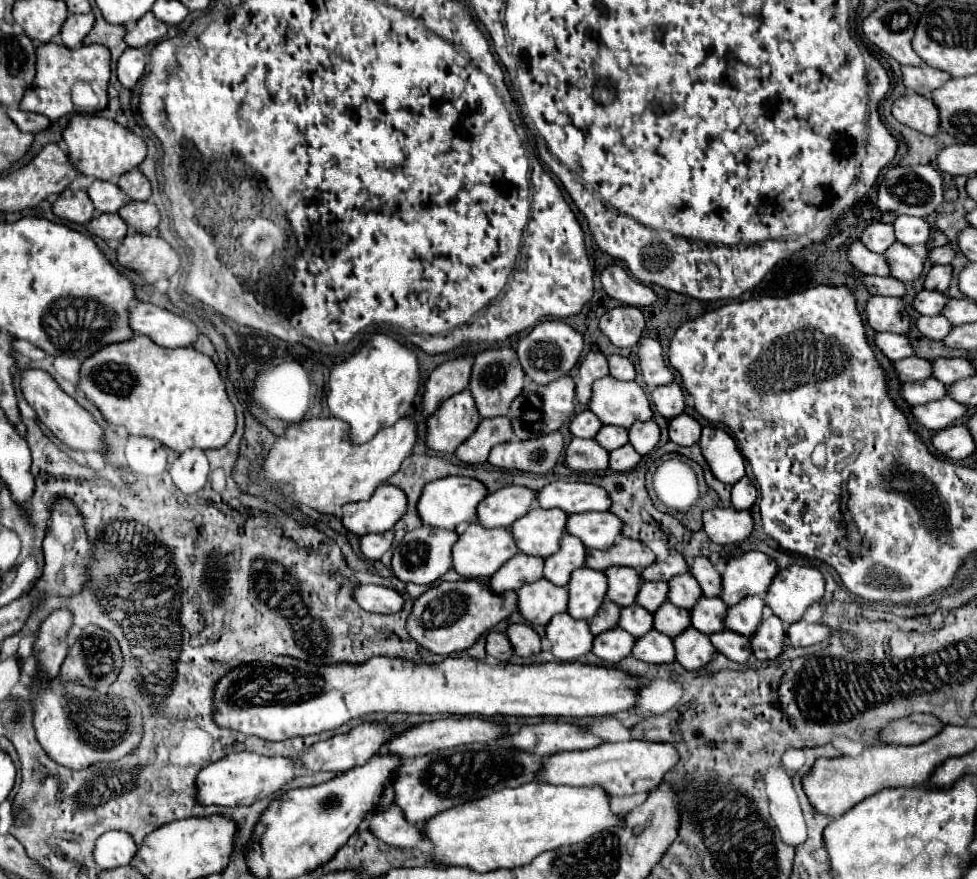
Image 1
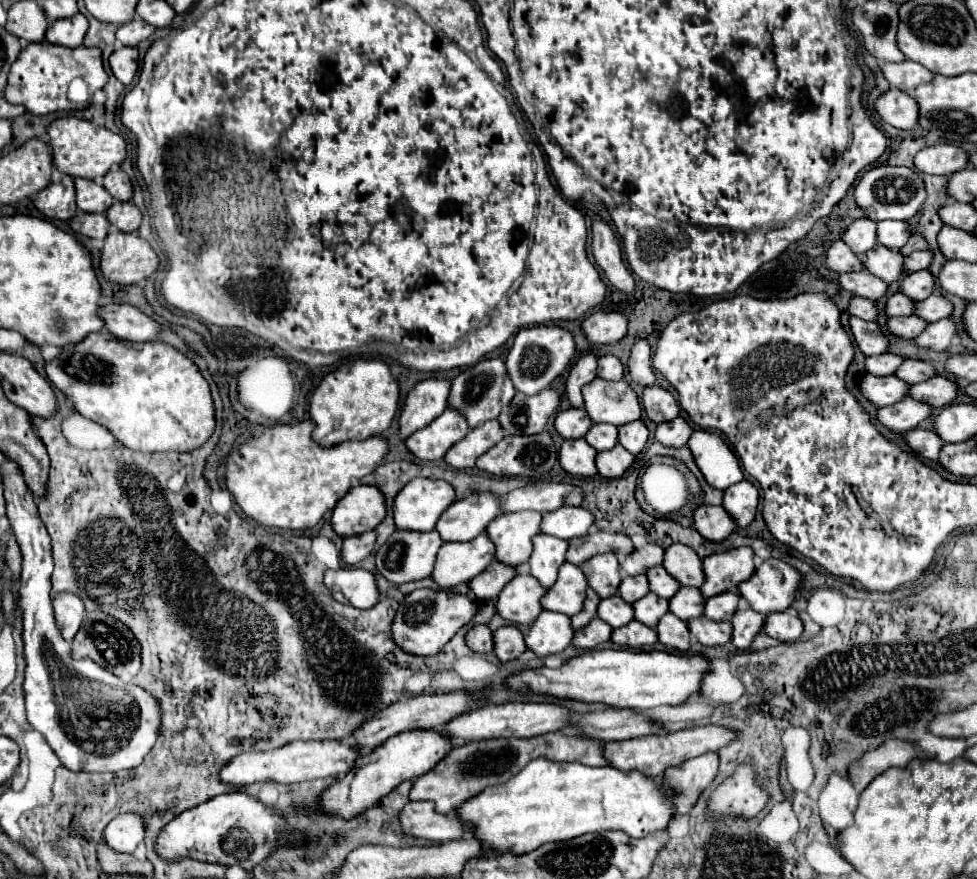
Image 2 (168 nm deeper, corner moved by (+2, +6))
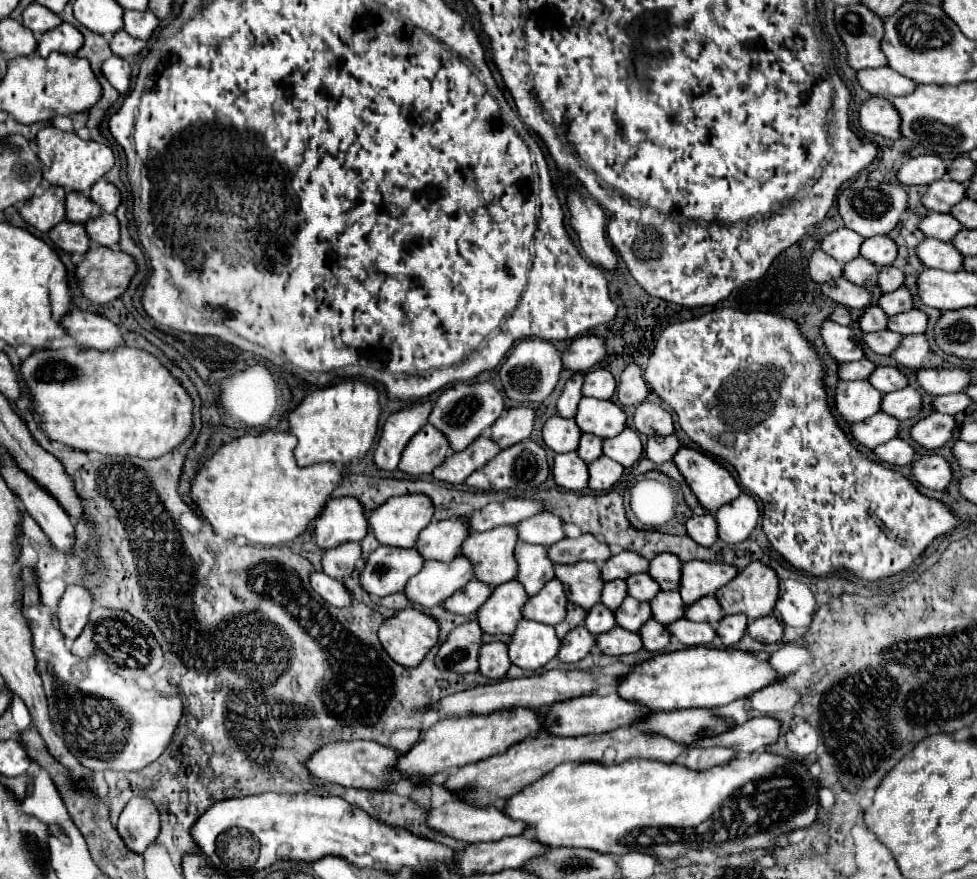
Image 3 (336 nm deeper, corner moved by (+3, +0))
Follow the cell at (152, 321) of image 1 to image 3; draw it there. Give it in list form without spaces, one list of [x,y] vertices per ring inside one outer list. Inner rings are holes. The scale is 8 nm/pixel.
[[[72,309],[66,315],[64,327],[68,335],[74,337],[78,345],[84,345],[84,347],[108,351],[108,349],[118,349],[124,345],[126,331],[98,313]]]

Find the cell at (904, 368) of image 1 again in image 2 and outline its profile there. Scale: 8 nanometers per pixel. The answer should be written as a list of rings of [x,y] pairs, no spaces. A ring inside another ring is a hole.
[[[881,353],[881,355],[867,357],[867,359],[865,359],[865,369],[867,369],[867,373],[871,373],[871,375],[885,377],[885,375],[893,375],[895,369],[901,365],[901,361],[903,361],[903,357],[899,357],[899,355]]]

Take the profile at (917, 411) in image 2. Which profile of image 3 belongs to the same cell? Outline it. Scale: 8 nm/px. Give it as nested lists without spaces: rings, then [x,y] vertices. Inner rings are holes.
[[[880,411],[878,415],[872,415],[870,419],[854,423],[852,433],[862,445],[866,445],[868,449],[874,449],[898,435],[898,421],[896,417]]]

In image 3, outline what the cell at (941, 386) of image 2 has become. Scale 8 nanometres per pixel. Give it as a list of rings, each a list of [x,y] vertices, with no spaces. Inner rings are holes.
[[[906,387],[894,393],[886,393],[882,399],[882,411],[896,419],[912,419],[922,409],[922,395],[914,387]]]

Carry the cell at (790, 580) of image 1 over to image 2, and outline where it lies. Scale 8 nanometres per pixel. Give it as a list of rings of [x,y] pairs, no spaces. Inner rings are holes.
[[[765,559],[741,585],[737,585],[739,595],[761,615],[785,611],[795,601],[795,591],[799,589],[801,575],[797,569],[781,559]]]

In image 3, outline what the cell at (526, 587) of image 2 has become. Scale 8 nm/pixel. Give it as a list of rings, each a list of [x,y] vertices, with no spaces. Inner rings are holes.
[[[512,579],[508,583],[498,585],[490,599],[478,609],[478,623],[482,631],[498,635],[516,631],[516,625],[522,621],[522,609],[528,601],[528,593],[518,583],[518,579]]]

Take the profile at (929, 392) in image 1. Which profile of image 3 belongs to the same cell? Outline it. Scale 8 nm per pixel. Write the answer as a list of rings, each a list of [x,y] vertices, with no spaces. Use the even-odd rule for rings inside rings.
[[[840,381],[834,403],[846,421],[858,423],[880,411],[882,397],[884,395],[876,391],[870,381]]]

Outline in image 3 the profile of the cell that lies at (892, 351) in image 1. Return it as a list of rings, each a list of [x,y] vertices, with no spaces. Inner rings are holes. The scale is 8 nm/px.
[[[826,321],[822,327],[822,339],[828,347],[828,353],[842,363],[860,361],[866,357],[864,349],[860,347],[860,341],[854,337],[852,327],[844,327],[834,321]]]

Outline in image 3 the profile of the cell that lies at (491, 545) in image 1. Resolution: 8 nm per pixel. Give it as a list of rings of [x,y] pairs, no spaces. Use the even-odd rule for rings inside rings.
[[[458,555],[450,563],[426,561],[422,571],[408,581],[404,593],[410,601],[422,607],[432,607],[444,603],[450,595],[460,591],[472,579],[474,567],[464,555]]]

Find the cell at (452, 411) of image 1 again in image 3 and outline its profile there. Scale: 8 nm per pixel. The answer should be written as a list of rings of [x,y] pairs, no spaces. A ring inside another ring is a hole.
[[[428,423],[420,433],[410,439],[408,447],[402,453],[398,469],[410,475],[432,473],[450,455],[450,451],[452,449],[446,435]]]

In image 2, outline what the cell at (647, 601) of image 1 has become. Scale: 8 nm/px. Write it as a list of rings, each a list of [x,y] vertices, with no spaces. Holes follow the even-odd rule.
[[[635,575],[635,577],[623,577],[619,585],[619,597],[627,603],[635,603],[643,595],[649,593],[649,583],[645,575]]]

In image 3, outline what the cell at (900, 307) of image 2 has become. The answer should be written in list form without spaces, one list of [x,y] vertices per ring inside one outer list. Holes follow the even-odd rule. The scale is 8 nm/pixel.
[[[870,305],[866,309],[866,313],[860,317],[860,329],[864,333],[870,333],[870,331],[882,331],[888,327],[888,315],[884,313],[884,309],[880,309],[878,305]]]

